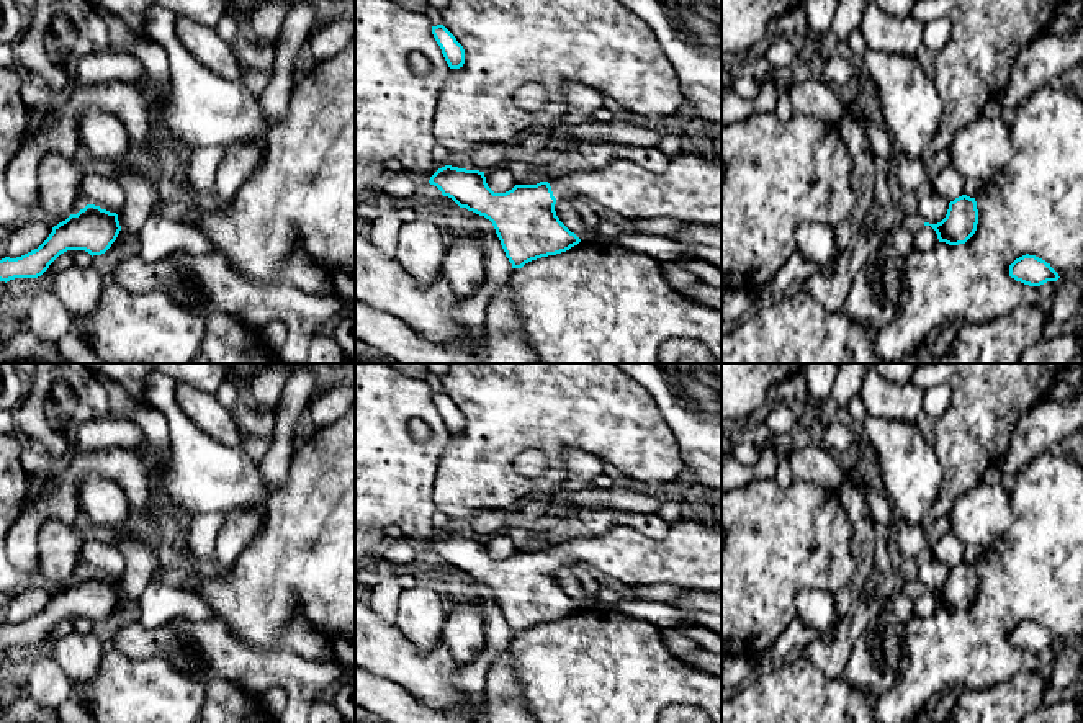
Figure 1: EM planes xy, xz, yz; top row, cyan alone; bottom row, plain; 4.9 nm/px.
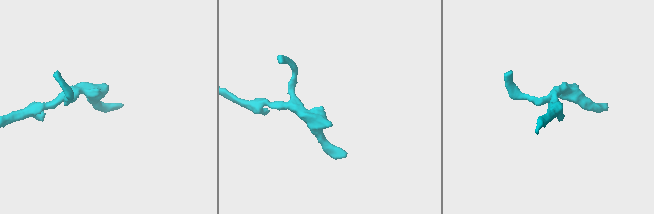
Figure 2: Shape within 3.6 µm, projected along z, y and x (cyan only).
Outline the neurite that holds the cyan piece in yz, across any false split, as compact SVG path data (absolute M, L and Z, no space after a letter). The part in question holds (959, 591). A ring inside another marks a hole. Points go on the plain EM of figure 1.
M967 561L950 568L946 584L937 591L926 589L918 579L906 581L903 584L903 592L910 599L914 600L924 592L931 592L936 597L939 608L946 608L949 612L965 610L975 600L977 591L977 568Z

